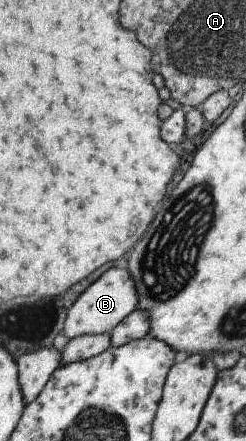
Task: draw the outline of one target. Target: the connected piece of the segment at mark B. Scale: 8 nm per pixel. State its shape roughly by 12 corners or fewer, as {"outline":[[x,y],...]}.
{"outline":[[124,265],[66,309],[61,333],[107,335],[137,308]]}

